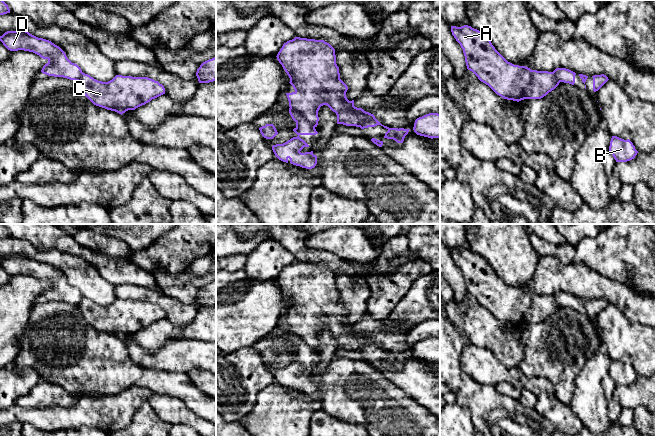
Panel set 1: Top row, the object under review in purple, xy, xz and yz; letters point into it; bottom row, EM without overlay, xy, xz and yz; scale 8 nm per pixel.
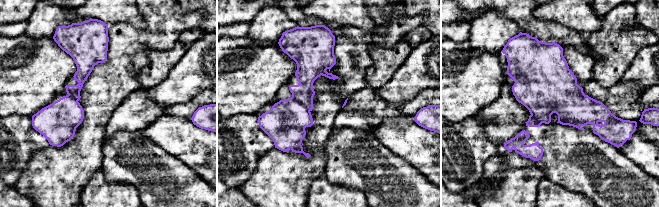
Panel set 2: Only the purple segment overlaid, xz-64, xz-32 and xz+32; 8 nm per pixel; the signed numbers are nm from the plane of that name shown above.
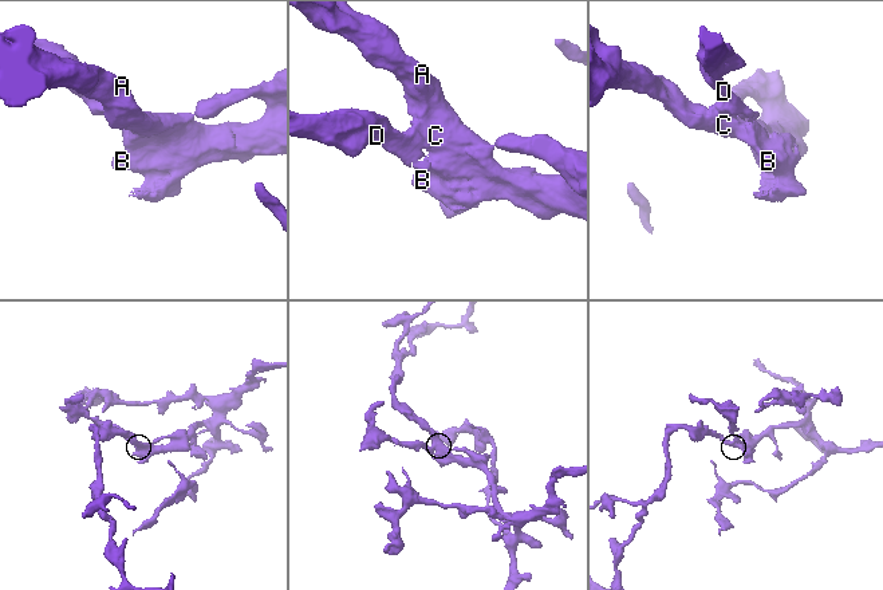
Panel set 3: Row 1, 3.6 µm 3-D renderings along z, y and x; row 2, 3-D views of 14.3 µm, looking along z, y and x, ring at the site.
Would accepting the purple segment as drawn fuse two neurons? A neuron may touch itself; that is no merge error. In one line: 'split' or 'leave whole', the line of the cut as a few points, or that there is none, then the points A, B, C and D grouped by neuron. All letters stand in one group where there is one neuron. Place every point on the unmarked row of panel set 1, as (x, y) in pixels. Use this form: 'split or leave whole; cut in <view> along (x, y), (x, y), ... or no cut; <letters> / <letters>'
split; cut in xz along (290, 331), (298, 335), (314, 351); A B C / D

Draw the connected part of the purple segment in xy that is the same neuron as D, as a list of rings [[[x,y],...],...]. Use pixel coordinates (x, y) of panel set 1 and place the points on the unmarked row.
[[[26,254],[7,255],[0,260],[0,265],[10,275],[29,275],[47,283],[48,287],[43,290],[41,296],[48,300],[78,305],[83,298],[81,292],[72,287],[59,270]]]

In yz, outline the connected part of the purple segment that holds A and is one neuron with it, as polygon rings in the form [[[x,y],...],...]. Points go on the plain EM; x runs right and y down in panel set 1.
[[[451,250],[451,256],[463,273],[467,293],[504,323],[517,326],[524,323],[541,323],[560,307],[553,296],[531,294],[526,290],[508,286],[495,273],[485,258],[471,250]]]

